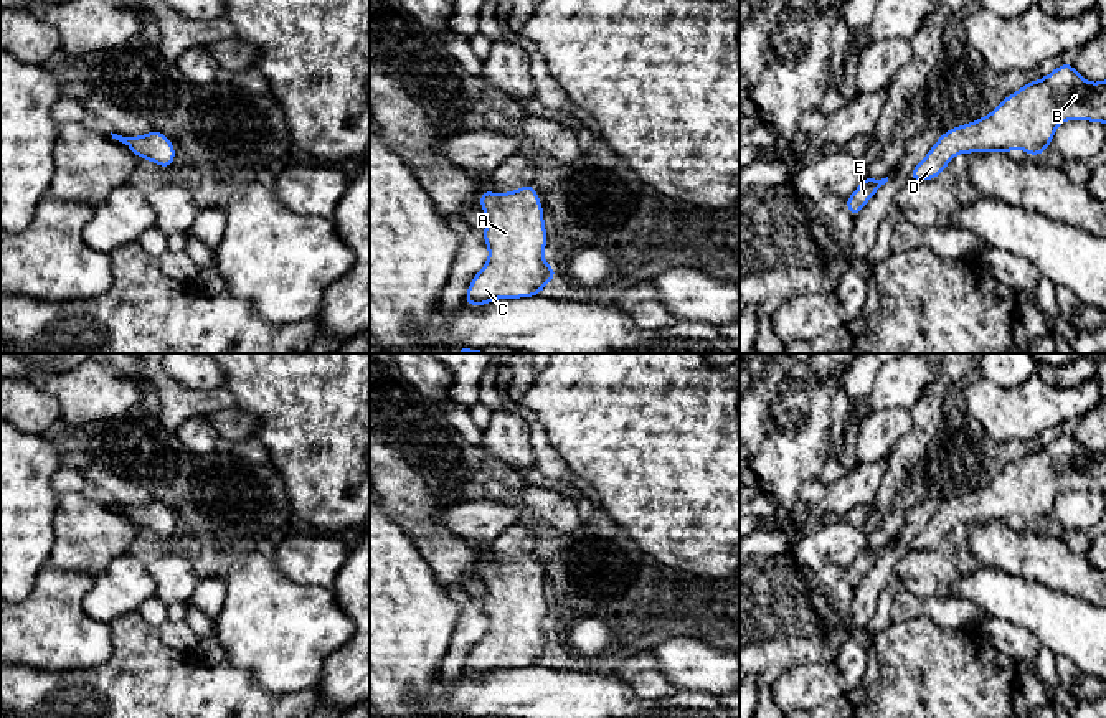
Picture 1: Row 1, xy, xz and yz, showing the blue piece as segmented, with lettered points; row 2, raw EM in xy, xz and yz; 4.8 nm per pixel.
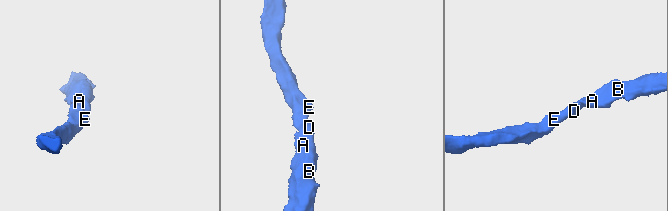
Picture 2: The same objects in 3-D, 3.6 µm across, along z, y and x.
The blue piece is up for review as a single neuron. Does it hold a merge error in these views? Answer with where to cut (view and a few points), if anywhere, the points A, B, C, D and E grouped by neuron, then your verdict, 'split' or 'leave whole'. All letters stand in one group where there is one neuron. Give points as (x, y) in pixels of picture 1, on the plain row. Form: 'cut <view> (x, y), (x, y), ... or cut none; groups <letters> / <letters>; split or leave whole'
cut none; groups A B C D E; leave whole

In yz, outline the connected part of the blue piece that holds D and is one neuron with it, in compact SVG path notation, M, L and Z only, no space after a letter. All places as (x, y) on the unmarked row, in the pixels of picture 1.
M1070 431L1040 451L1028 451L982 489L946 500L908 543L910 551L938 550L957 523L1025 520L1038 527L1065 490L1106 495L1106 449L1089 452Z

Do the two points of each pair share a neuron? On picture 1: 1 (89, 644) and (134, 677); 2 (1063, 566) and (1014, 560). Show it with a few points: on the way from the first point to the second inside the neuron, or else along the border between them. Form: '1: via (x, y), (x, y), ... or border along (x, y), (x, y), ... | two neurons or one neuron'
1: border along (111, 624), (113, 654), (98, 666), (73, 670) | two neurons
2: via (1052, 565), (1025, 565) | one neuron

